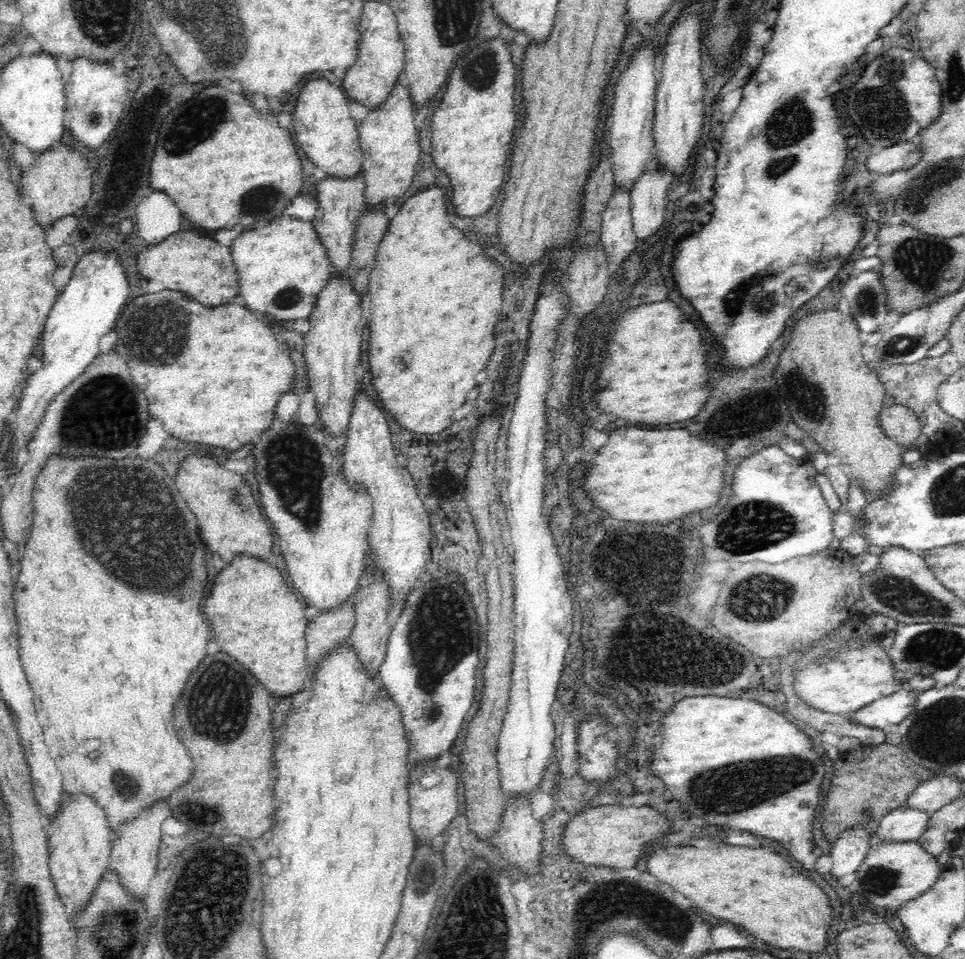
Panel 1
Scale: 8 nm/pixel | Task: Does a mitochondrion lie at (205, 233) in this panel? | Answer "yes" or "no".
no

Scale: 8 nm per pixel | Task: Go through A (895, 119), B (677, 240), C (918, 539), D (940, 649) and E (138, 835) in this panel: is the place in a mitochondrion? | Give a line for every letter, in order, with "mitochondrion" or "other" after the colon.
A: mitochondrion
B: other
C: other
D: mitochondrion
E: other

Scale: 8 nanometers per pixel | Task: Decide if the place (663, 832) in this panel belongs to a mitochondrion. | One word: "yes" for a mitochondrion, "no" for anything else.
no

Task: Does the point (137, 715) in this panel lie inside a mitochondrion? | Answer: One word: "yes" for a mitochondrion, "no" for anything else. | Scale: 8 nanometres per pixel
no

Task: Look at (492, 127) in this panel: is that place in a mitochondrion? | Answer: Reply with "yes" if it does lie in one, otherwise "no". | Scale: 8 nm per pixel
no

